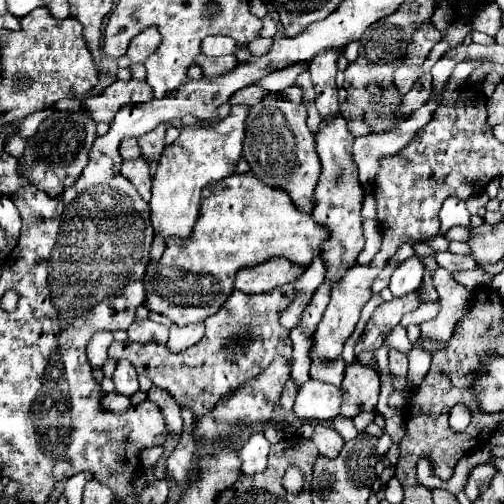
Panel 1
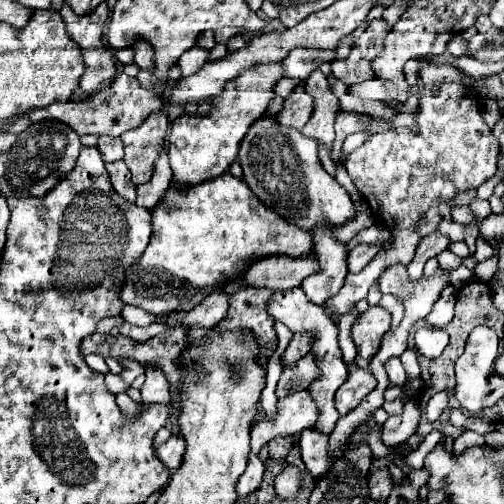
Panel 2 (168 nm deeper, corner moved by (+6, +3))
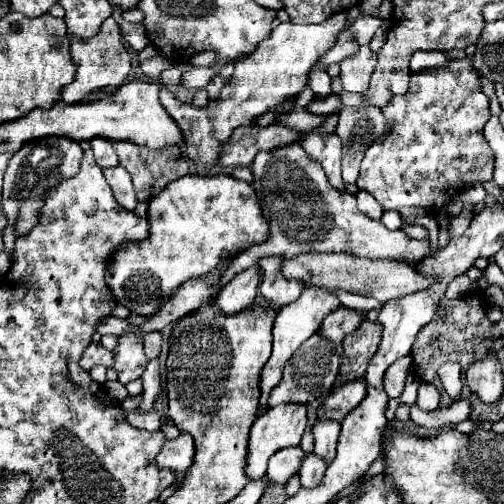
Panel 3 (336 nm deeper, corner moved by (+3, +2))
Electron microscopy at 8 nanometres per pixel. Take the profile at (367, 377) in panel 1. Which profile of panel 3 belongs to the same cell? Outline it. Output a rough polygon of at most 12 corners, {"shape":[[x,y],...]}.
{"shape":[[363,379],[347,381],[319,407],[321,419],[343,421],[367,395]]}

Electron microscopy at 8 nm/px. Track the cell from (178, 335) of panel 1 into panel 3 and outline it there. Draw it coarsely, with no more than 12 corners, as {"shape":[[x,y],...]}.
{"shape":[[259,265],[239,273],[215,299],[225,315],[251,307]]}

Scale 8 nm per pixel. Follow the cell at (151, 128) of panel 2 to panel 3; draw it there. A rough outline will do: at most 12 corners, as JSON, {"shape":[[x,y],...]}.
{"shape":[[115,141],[139,201],[189,173],[181,145]]}

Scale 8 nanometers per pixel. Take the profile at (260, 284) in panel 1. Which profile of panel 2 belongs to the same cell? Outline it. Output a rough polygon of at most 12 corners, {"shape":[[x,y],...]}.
{"shape":[[314,254],[268,256],[250,266],[254,288],[290,290],[318,272]]}

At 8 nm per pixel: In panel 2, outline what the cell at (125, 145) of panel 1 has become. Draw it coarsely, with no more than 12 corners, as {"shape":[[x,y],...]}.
{"shape":[[98,138],[104,162],[116,162],[124,156],[120,138]]}

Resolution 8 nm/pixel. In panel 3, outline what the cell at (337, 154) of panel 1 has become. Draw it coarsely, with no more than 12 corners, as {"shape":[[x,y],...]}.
{"shape":[[305,287],[279,309],[273,353],[261,373],[261,405],[281,381],[287,359],[341,301]]}

